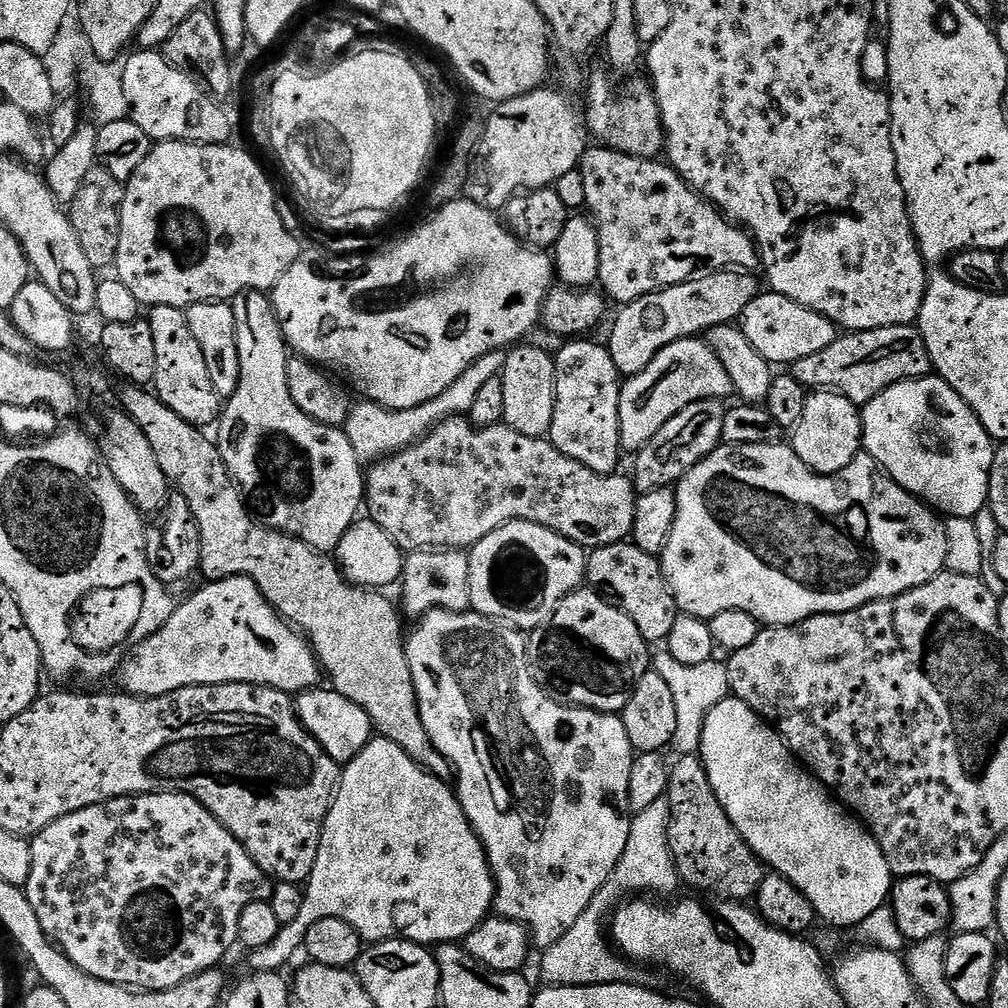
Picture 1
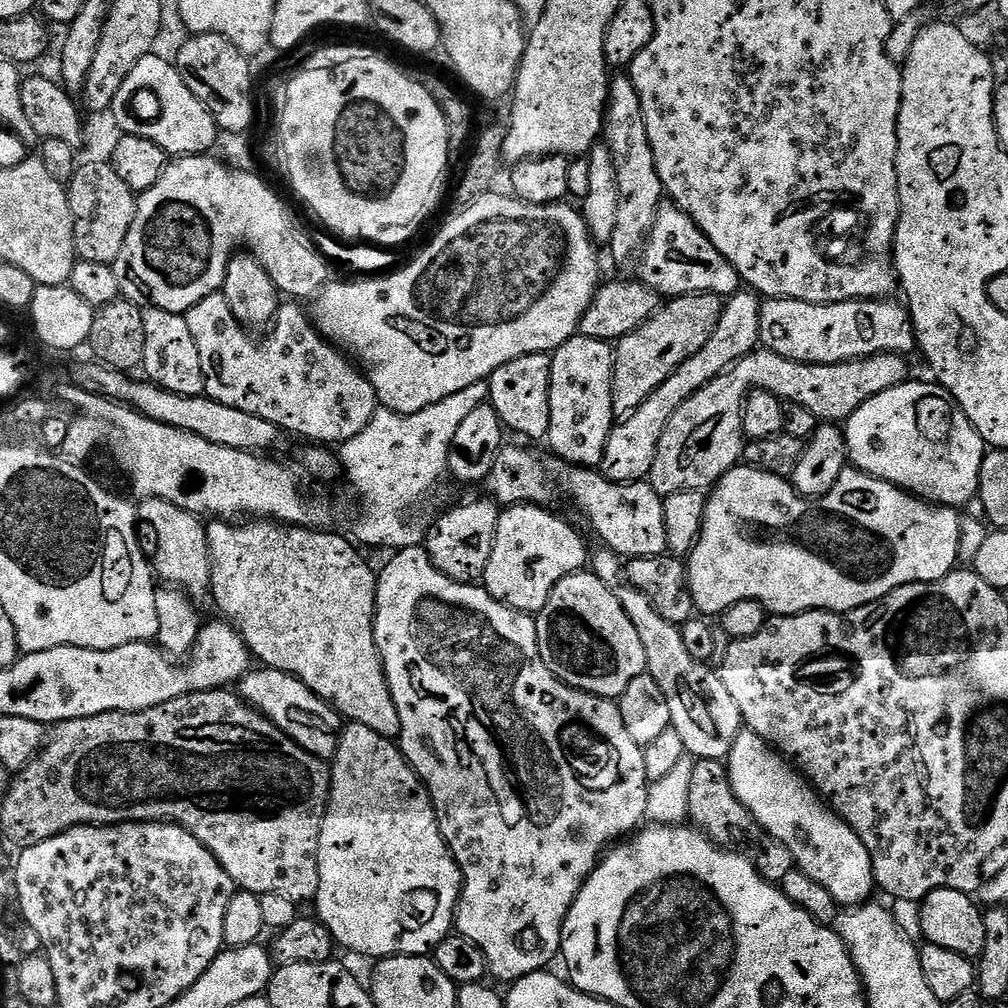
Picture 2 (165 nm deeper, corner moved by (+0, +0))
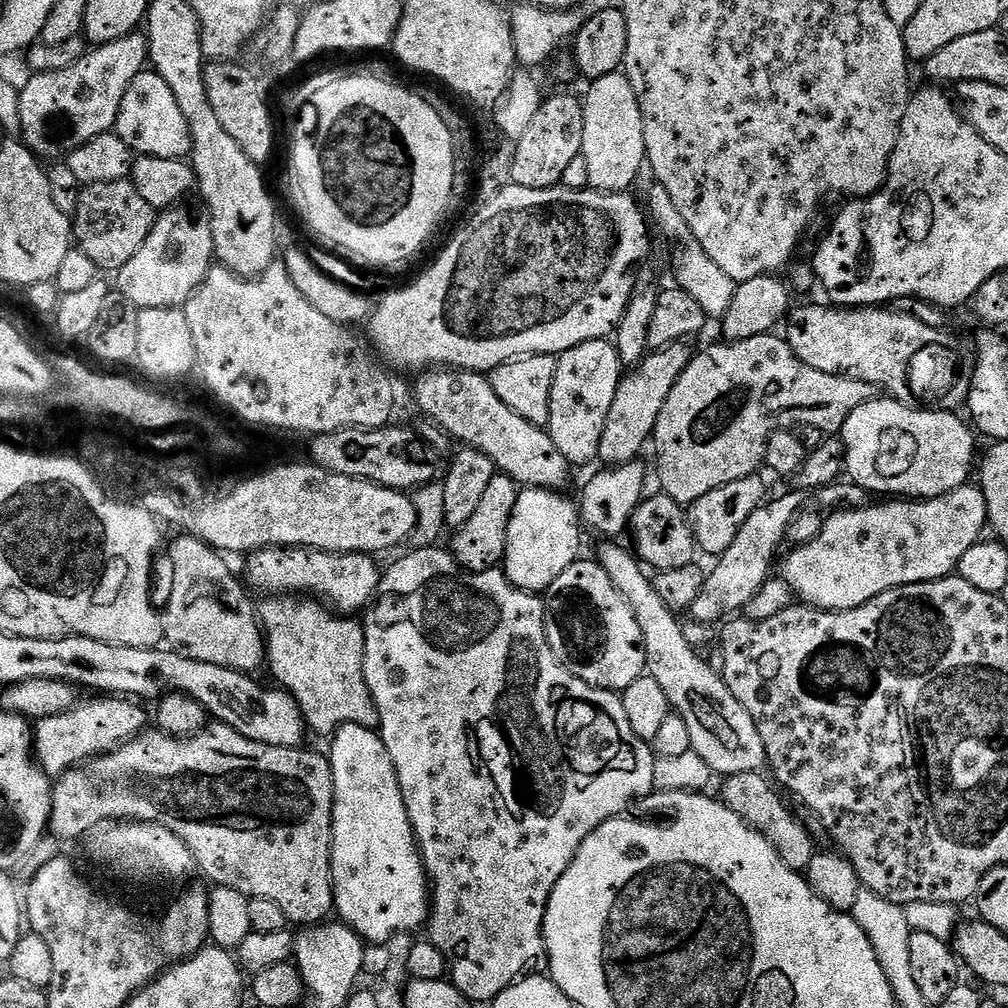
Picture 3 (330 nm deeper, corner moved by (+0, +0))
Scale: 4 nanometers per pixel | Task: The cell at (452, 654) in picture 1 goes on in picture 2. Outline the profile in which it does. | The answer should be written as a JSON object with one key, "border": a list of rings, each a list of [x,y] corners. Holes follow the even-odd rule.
{"border":[[[423,547],[401,548],[393,556],[396,557],[394,557],[384,569],[379,569],[378,579],[376,581],[374,642],[378,646],[378,654],[382,658],[384,673],[388,679],[388,689],[394,698],[394,706],[398,710],[398,718],[400,719],[398,747],[400,751],[403,752],[404,757],[407,758],[408,765],[416,771],[420,776],[420,780],[428,788],[428,793],[430,794],[432,805],[438,818],[440,833],[445,842],[448,843],[448,849],[452,851],[452,857],[458,862],[460,873],[464,879],[464,884],[460,888],[460,901],[456,907],[456,919],[454,921],[455,931],[459,933],[459,935],[467,938],[470,942],[474,942],[478,946],[478,950],[482,950],[482,954],[488,963],[489,973],[491,973],[493,977],[496,975],[500,980],[515,982],[521,980],[523,976],[545,971],[545,969],[549,967],[548,963],[550,963],[555,956],[557,959],[557,957],[561,955],[560,943],[562,942],[562,930],[566,922],[566,914],[570,910],[572,903],[578,898],[578,894],[582,890],[582,886],[587,882],[588,876],[596,869],[602,857],[617,841],[627,837],[629,834],[635,833],[637,829],[641,827],[640,820],[643,821],[645,819],[644,811],[646,810],[646,798],[648,797],[648,785],[650,783],[646,778],[644,749],[638,742],[634,742],[634,738],[630,738],[629,732],[626,731],[626,722],[622,722],[620,705],[615,699],[591,696],[588,692],[580,692],[577,688],[563,684],[554,674],[550,674],[550,670],[546,666],[546,662],[542,662],[542,654],[538,650],[538,630],[536,629],[535,619],[533,619],[529,613],[519,612],[510,606],[506,606],[502,602],[498,602],[479,583],[460,584],[457,580],[451,580],[446,574],[442,574],[433,566],[427,551],[425,551]]]}

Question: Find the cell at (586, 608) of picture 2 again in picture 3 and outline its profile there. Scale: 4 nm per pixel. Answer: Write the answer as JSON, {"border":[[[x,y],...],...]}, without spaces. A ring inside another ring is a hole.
{"border":[[[592,558],[584,559],[577,559],[576,563],[568,567],[566,574],[561,574],[558,582],[551,584],[548,591],[543,593],[544,636],[554,658],[570,674],[592,688],[620,694],[630,686],[630,682],[645,675],[648,659],[644,653],[642,629],[638,627],[638,618],[634,618],[634,610],[630,610],[626,598],[614,590],[600,563]]]}

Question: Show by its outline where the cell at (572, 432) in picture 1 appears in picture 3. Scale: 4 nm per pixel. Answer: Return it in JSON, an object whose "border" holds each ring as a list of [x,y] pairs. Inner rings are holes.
{"border":[[[611,339],[582,342],[559,353],[554,386],[550,390],[550,418],[546,431],[554,446],[558,446],[558,454],[562,454],[569,465],[588,464],[599,457],[602,426],[606,426],[606,414],[610,414],[621,379],[620,355]]]}

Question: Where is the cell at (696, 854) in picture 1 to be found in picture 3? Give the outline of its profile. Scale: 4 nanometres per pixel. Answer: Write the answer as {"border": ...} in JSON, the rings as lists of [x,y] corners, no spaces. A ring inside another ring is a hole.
{"border":[[[751,772],[723,777],[721,784],[724,785],[718,793],[719,799],[730,810],[734,810],[734,814],[738,814],[738,818],[742,818],[745,824],[764,835],[776,851],[776,856],[782,858],[782,862],[786,862],[792,872],[802,874],[810,866],[810,858],[814,858],[818,851],[817,845],[808,841],[808,836],[800,829],[799,822],[784,809],[785,797],[774,787],[773,781],[765,776],[760,772]]]}

